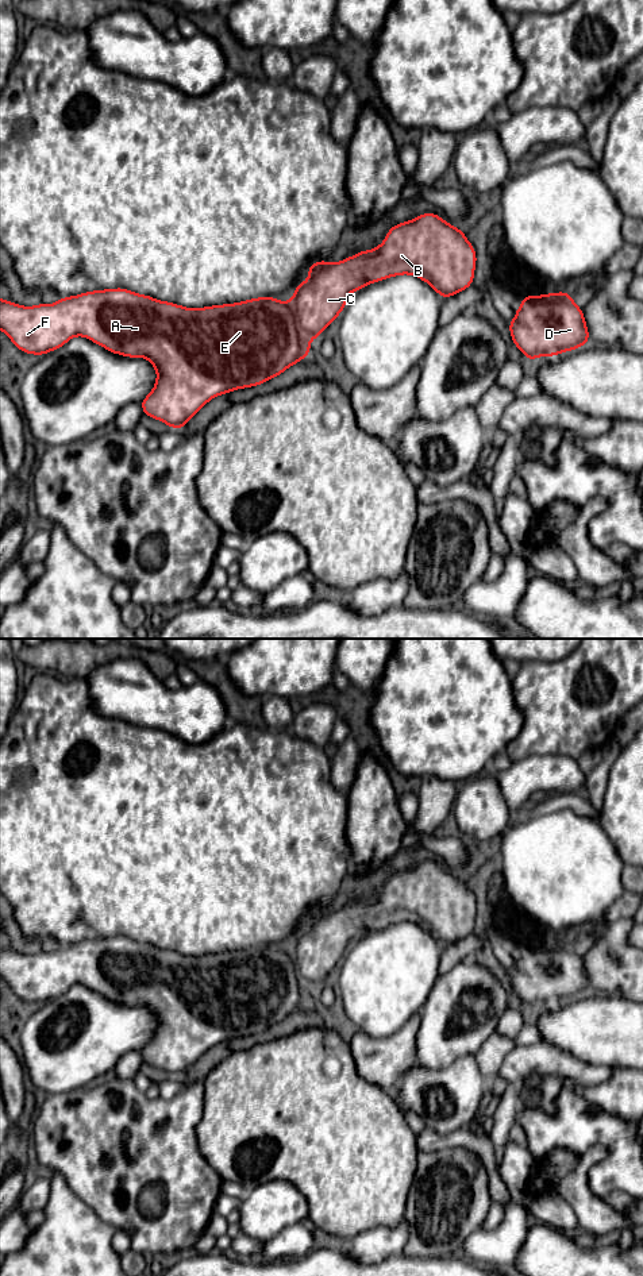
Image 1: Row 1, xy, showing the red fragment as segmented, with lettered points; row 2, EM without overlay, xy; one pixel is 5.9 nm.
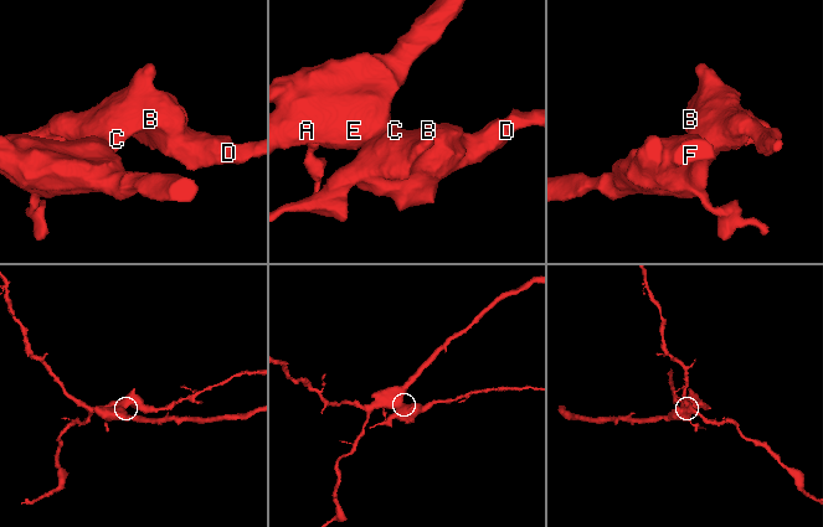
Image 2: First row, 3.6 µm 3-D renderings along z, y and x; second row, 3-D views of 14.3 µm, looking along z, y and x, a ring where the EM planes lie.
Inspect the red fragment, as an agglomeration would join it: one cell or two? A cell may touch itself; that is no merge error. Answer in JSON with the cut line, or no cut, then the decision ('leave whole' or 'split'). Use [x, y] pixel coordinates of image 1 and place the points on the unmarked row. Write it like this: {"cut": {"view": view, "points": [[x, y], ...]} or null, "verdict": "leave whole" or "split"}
{"cut": {"view": "xy", "points": [[289, 951], [299, 976], [311, 987]]}, "verdict": "split"}

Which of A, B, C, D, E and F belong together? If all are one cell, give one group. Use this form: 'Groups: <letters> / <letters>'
Groups: A E F / B C D

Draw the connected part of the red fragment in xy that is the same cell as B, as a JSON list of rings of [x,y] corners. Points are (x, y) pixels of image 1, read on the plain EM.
[[[434,860],[416,864],[389,876],[384,890],[369,898],[361,898],[340,910],[312,910],[309,926],[300,930],[292,944],[300,978],[308,987],[316,987],[343,960],[349,942],[365,934],[394,924],[415,924],[427,930],[443,948],[470,936],[474,929],[477,902],[462,876],[453,875]]]

